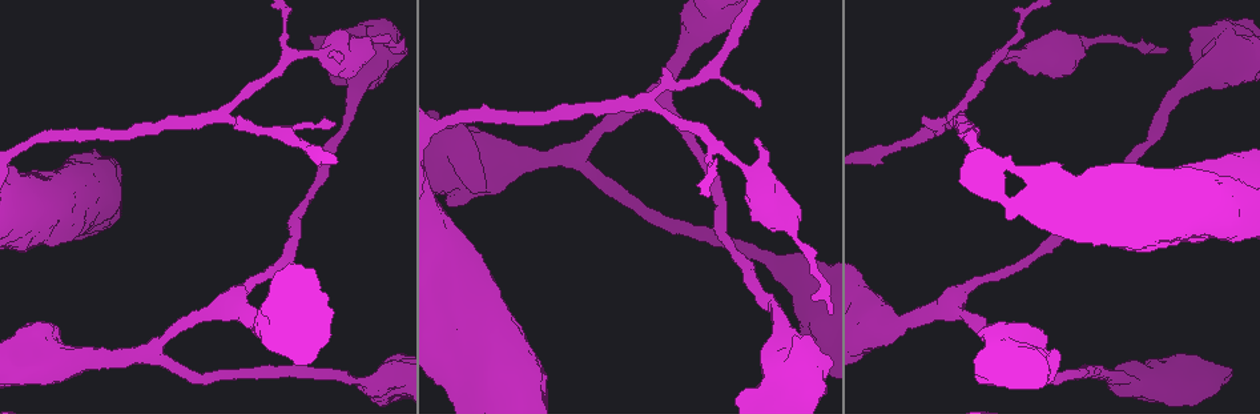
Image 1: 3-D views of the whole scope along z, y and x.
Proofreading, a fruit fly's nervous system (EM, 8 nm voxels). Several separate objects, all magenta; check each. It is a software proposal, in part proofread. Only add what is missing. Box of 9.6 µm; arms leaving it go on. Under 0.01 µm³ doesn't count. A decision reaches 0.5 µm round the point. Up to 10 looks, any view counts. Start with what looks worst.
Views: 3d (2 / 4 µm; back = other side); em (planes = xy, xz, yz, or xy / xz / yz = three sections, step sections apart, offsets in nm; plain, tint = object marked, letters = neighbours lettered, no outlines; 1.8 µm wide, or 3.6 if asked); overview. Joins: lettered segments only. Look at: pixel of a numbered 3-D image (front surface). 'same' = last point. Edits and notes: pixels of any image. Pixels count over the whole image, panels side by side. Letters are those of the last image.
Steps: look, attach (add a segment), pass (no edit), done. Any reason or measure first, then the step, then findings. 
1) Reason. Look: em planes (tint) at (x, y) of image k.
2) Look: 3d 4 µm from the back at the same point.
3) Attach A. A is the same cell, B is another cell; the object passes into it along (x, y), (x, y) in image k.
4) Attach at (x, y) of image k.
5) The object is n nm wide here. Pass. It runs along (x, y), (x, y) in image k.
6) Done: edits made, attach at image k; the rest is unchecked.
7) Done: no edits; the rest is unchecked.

Thick end. Look: em planes (letters) at (1245, 39) of image 1.

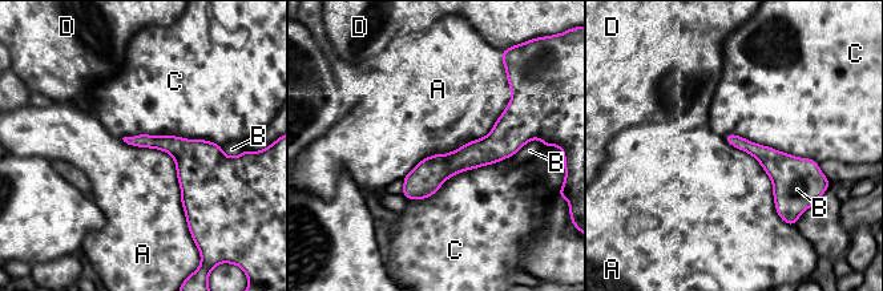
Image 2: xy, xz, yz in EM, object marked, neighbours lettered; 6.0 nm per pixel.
Pass. A, B, C and D are other cells; it runs along (507, 113), (479, 153), (406, 193) in image 2; none of them fits.

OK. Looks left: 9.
Thin neck. Look: 3d 4 µm at (1131, 43) of image 1.

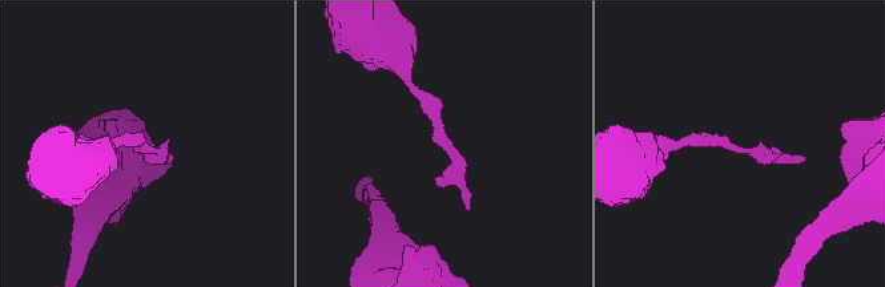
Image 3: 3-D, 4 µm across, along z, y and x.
Look: em planes (tint) at (446, 149) of image 3.

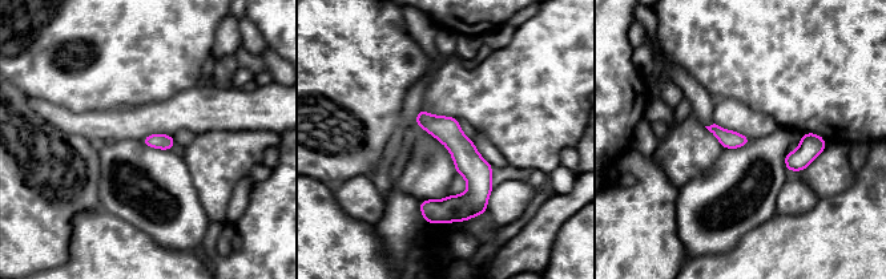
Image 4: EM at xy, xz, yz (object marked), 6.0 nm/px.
See the neighbours. Look: em planes (letters) at the same point.

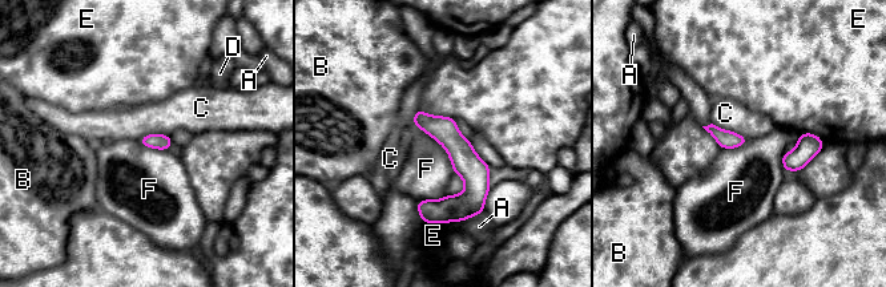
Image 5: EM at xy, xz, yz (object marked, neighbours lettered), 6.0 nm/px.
The longest contact is with F, 400 nm. Pass. A, B, C, D, E and F are other cells; no lettered segment goes on from it.

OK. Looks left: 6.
Closes a loop. Look: em 3.6 µm planes (letters) at (452, 193) of image 1.

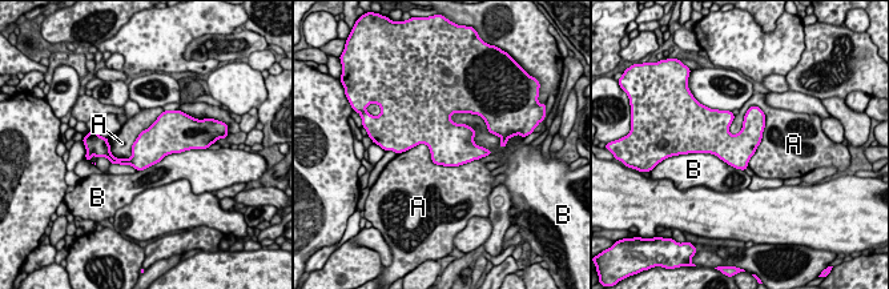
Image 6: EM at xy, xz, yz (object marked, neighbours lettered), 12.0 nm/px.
Pass. A and B are other cells; a border runs along (397, 153), (478, 160) in image 6; no lettered segment goes on from it.

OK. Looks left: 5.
Branch stops here. Look: em 3.6 µm planes (letters) at (757, 106) of image 1.

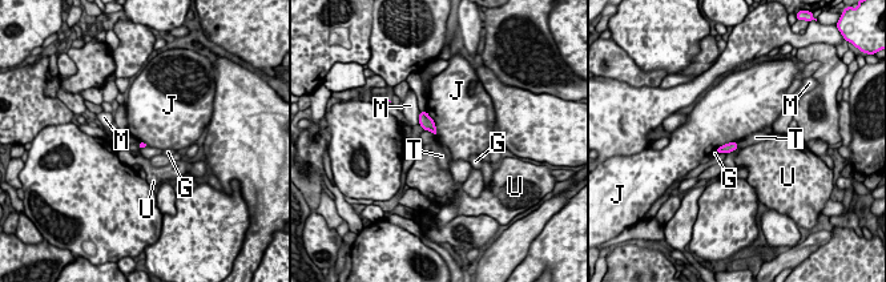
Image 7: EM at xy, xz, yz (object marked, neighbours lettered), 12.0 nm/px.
Pass. G, J, M, T and U are other cells; no lettered segment goes on from it.

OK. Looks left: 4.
Done: no edits; the rest is unchecked.

